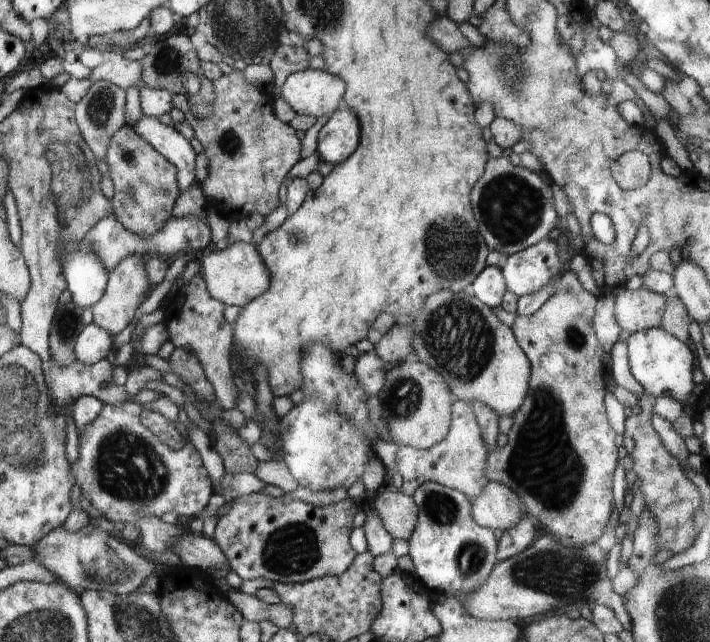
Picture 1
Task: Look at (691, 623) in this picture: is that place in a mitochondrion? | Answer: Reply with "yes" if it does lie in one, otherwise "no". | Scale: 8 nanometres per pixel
yes

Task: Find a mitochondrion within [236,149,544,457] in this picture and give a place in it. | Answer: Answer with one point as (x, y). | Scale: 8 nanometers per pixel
(439, 331)

